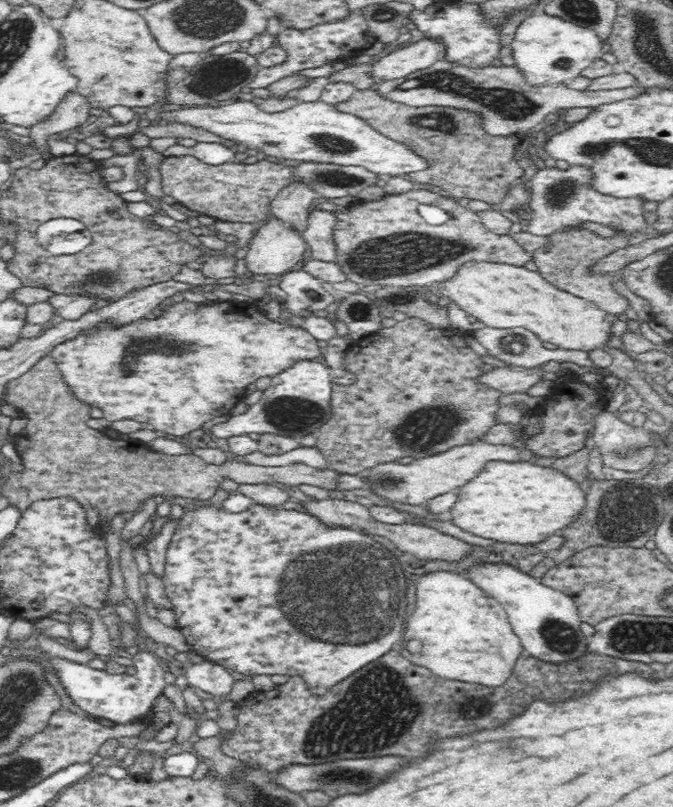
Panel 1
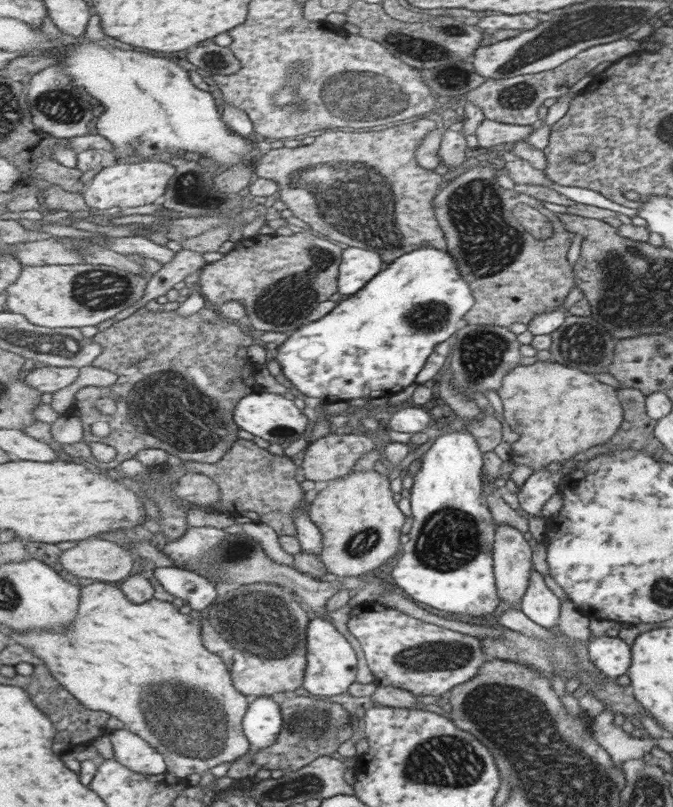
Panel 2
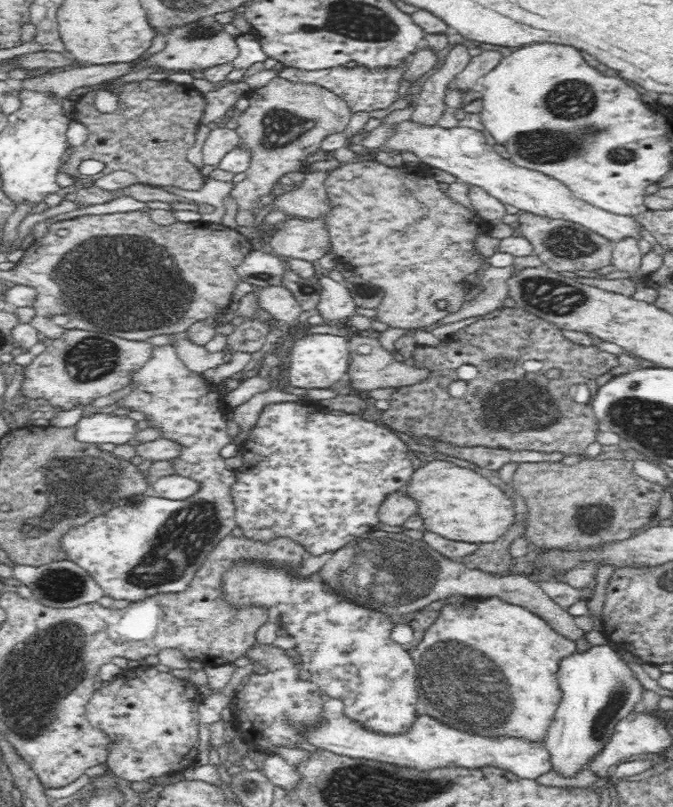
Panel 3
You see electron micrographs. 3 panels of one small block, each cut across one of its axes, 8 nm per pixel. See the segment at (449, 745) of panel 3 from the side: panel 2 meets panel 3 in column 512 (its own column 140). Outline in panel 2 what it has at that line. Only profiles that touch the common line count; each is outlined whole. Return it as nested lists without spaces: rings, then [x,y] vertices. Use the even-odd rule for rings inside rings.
[[[123,728],[111,731],[109,738],[113,758],[123,766],[128,766],[133,772],[158,776],[168,772],[168,763],[164,759],[164,754],[141,735]]]

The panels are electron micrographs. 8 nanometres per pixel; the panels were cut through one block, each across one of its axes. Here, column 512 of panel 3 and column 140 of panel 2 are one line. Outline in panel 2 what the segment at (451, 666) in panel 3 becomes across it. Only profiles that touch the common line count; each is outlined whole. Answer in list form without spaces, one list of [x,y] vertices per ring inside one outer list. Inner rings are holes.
[[[96,581],[97,584],[83,588],[83,596],[81,596],[81,610],[79,610],[79,618],[75,622],[75,630],[73,632],[27,632],[27,634],[19,634],[11,629],[10,635],[12,640],[17,640],[19,644],[31,648],[35,654],[39,654],[45,662],[47,662],[53,676],[61,682],[61,684],[70,690],[74,697],[77,697],[86,707],[94,711],[105,711],[125,724],[125,728],[130,729],[134,733],[141,735],[153,747],[156,747],[164,759],[168,763],[168,772],[177,774],[179,778],[186,779],[191,774],[201,774],[207,772],[219,764],[232,764],[241,757],[244,757],[250,751],[250,740],[244,733],[244,716],[248,712],[248,708],[253,704],[253,698],[247,698],[240,690],[236,689],[232,673],[227,669],[224,658],[221,655],[209,652],[203,644],[201,638],[201,622],[191,618],[190,615],[181,614],[180,608],[171,602],[163,602],[161,600],[151,600],[145,604],[133,603],[132,600],[121,590],[118,584],[105,583]]]

